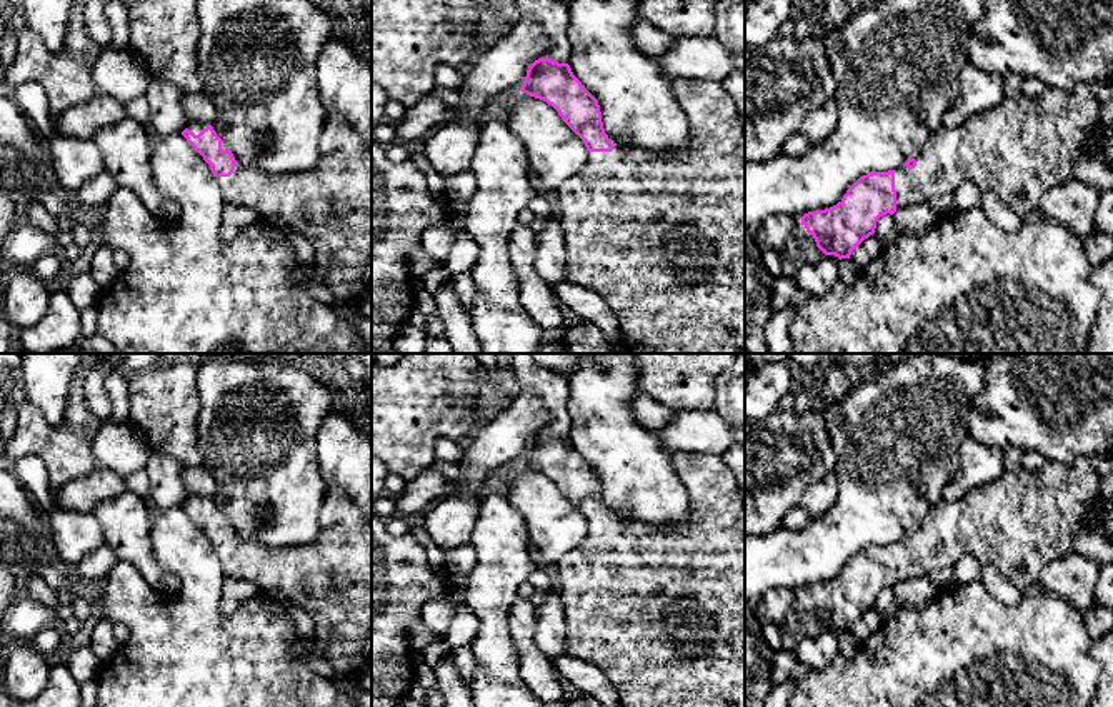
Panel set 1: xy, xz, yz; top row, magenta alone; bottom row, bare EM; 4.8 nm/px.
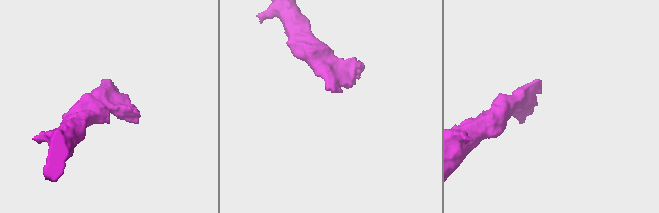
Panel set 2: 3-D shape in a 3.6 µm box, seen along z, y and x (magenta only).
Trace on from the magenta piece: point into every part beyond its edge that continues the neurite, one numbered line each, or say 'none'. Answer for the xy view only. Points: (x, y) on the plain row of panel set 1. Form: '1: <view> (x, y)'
1: xy (330, 579)

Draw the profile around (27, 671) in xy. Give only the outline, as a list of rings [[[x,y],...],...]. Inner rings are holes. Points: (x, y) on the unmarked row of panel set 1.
[[[33,647],[7,652],[5,689],[15,705],[37,697],[47,687],[52,667],[50,657]]]

